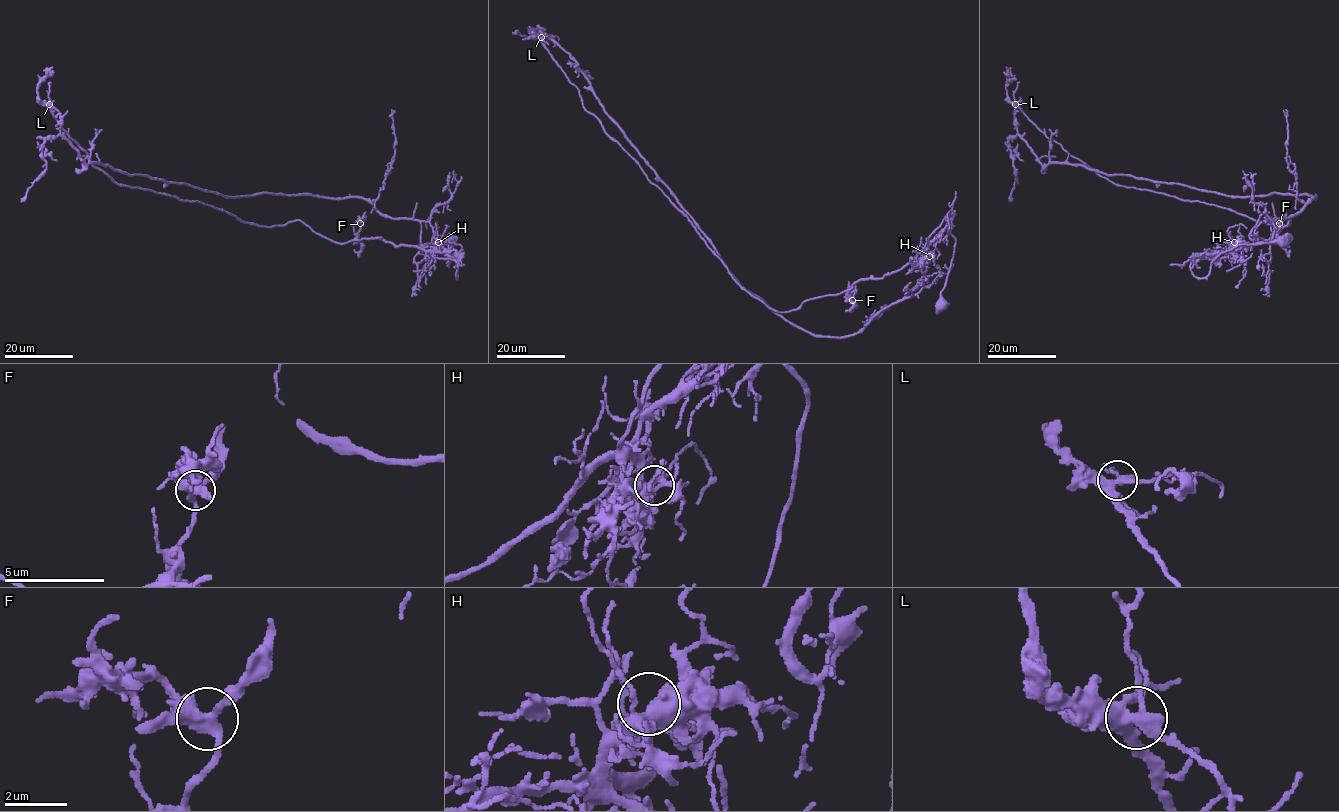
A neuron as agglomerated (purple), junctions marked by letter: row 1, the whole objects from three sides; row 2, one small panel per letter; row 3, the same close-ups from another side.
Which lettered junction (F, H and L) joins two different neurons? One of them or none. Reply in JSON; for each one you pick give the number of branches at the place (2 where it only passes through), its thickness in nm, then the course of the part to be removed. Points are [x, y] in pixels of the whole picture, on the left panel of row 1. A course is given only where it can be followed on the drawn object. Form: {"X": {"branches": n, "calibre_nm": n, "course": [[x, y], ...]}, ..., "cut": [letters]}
{"L": {"branches": 5, "calibre_nm": 400, "course": [[49, 105], [86, 166], [223, 196], [361, 197], [392, 218], [427, 220], [455, 190], [453, 171]]}, "cut": ["L"]}

